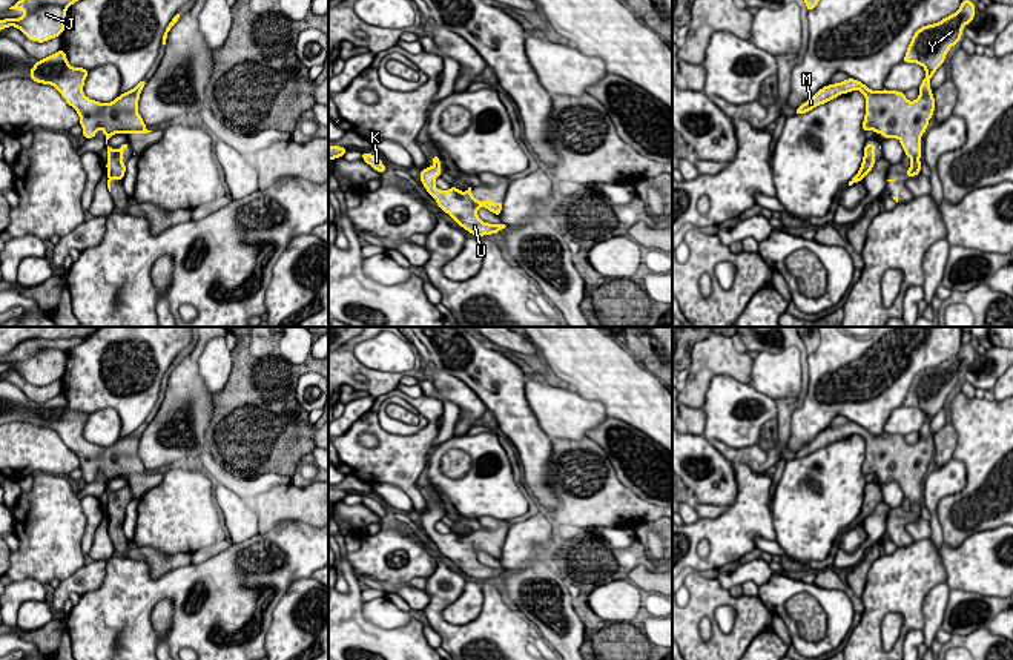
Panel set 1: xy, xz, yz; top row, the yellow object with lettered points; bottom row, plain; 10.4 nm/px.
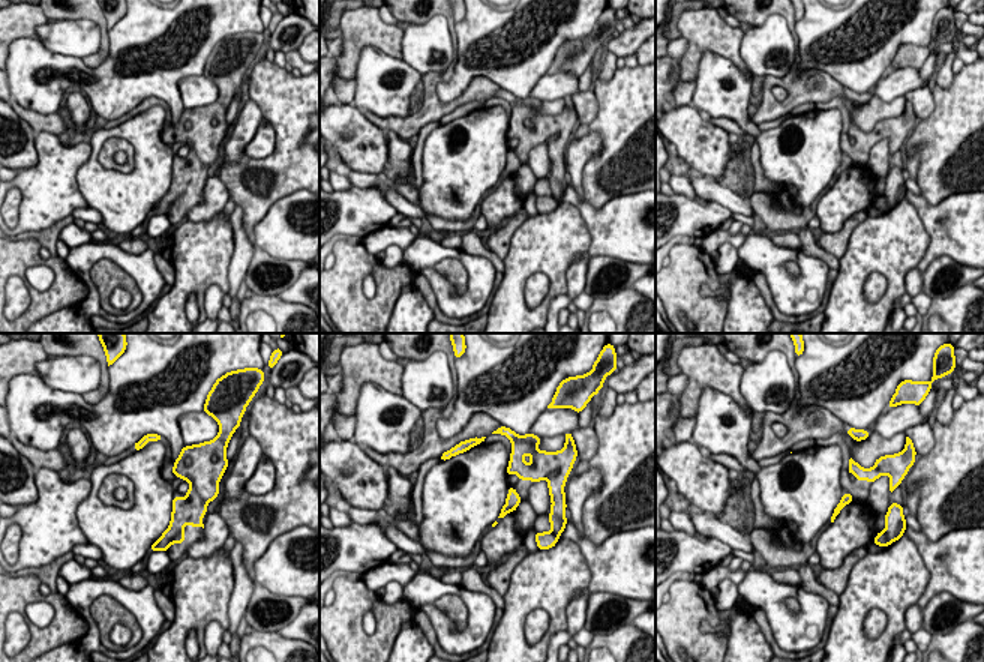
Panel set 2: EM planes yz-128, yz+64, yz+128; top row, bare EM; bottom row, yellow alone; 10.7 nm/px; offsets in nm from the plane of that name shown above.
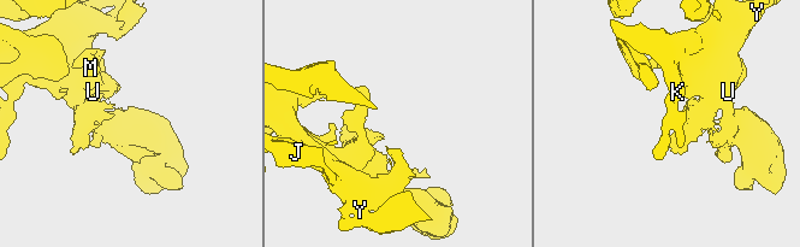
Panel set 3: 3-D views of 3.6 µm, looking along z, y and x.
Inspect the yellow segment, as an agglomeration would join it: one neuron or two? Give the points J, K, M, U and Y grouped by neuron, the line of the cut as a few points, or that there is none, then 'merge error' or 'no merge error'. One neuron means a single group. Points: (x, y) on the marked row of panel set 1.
J K M U Y | no cut | no merge error

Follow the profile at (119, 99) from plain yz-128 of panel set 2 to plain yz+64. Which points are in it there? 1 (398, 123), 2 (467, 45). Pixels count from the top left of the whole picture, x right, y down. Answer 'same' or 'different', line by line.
1: different
2: same

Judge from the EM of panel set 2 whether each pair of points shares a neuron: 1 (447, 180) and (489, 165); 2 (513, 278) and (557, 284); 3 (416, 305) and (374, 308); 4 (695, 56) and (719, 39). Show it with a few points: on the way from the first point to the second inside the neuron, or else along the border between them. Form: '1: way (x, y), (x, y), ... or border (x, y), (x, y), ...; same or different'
1: way (458, 170), (462, 165), (479, 165); same
2: way (525, 267), (545, 267), (549, 272); same
3: border (408, 284), (401, 290), (389, 317); different
4: way (699, 50), (713, 39); same

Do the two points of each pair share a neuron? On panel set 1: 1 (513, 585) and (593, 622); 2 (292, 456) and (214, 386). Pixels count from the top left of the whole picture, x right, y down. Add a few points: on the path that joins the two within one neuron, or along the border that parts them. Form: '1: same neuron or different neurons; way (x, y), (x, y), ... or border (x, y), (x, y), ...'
1: different neurons; border (571, 599), (571, 607), (584, 625), (584, 643)
2: different neurons; border (234, 359), (226, 384), (214, 396), (214, 413)

